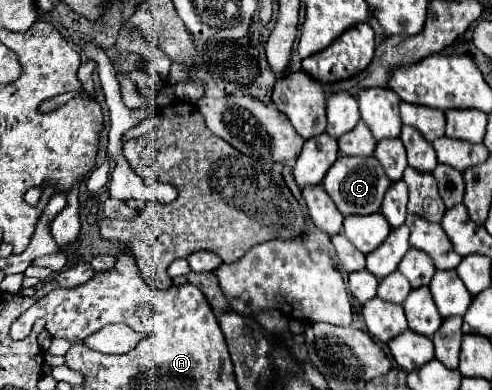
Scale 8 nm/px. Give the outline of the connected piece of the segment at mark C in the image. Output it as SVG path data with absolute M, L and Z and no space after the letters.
M338 157L336 163L328 169L324 181L324 189L334 199L336 207L342 215L370 215L376 213L382 205L384 193L390 187L390 181L386 183L384 169L380 167L380 161L376 157Z

